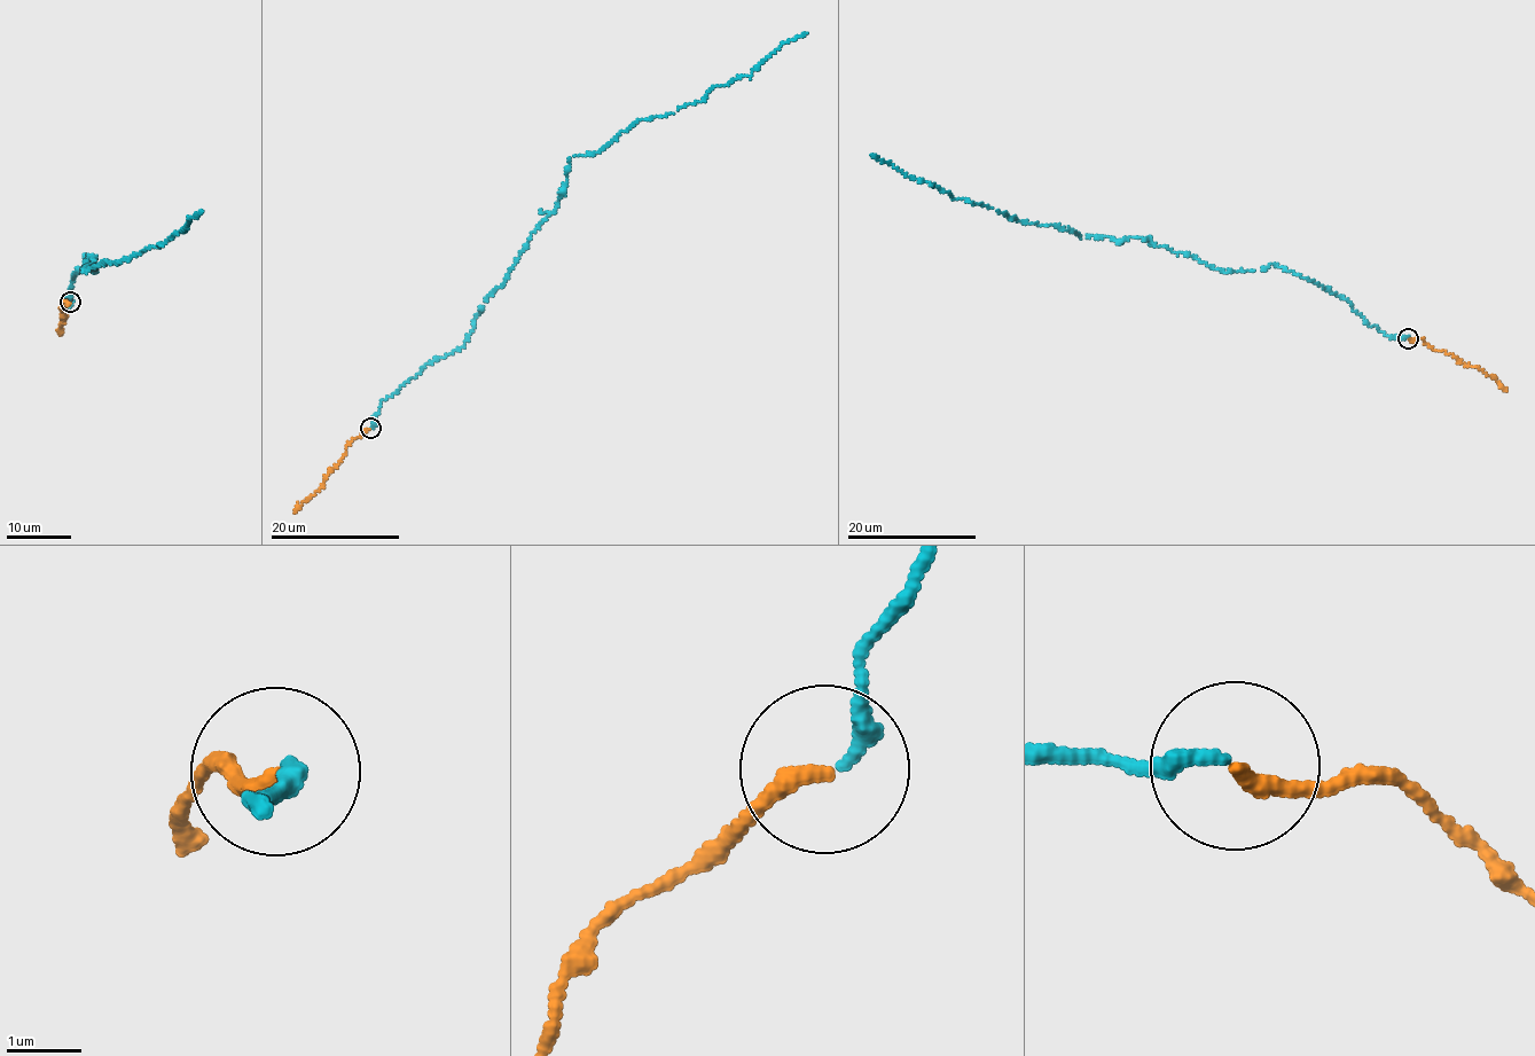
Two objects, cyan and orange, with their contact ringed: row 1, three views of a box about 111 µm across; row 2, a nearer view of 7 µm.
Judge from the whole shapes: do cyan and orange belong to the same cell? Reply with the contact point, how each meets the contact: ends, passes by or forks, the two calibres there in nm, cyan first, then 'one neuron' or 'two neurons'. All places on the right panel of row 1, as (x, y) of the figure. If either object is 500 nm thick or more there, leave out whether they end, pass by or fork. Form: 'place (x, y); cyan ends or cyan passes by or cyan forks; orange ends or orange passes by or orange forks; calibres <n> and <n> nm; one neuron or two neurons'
place (1408, 338); cyan ends; orange ends; calibres 200 and 240 nm; one neuron

